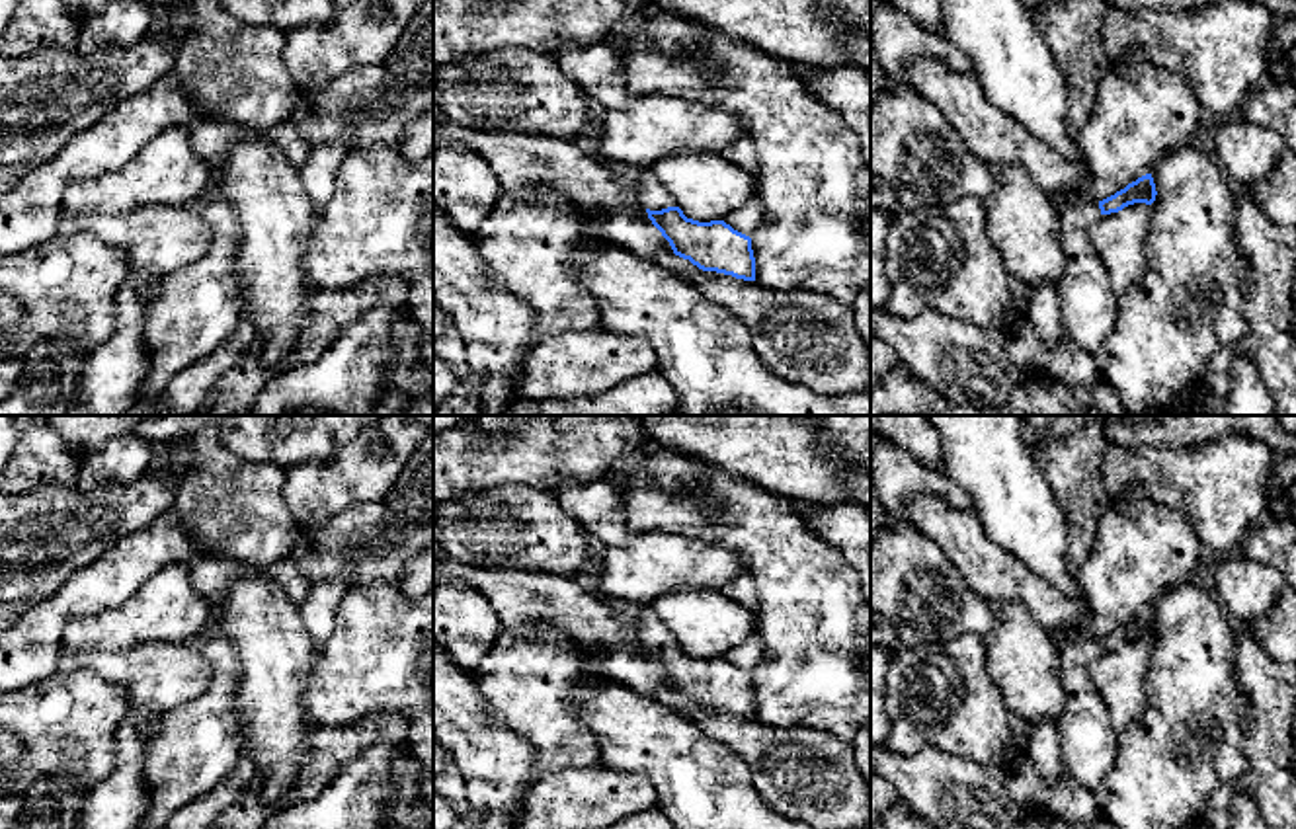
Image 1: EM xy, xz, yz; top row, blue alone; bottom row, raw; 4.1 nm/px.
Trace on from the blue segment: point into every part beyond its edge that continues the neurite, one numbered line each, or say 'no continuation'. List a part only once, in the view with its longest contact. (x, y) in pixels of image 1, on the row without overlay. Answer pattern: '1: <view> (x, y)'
1: xz (652, 631)

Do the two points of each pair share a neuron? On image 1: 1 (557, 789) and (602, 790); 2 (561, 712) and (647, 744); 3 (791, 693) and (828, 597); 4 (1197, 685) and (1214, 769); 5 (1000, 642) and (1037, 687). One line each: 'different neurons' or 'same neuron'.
1: same neuron
2: different neurons
3: same neuron
4: same neuron
5: same neuron

